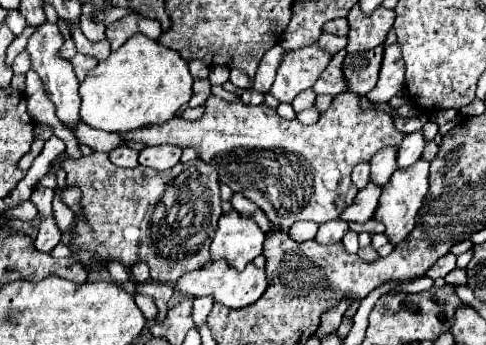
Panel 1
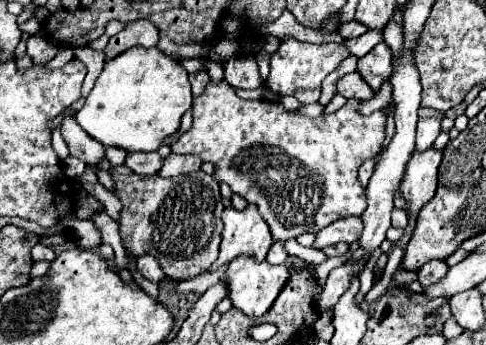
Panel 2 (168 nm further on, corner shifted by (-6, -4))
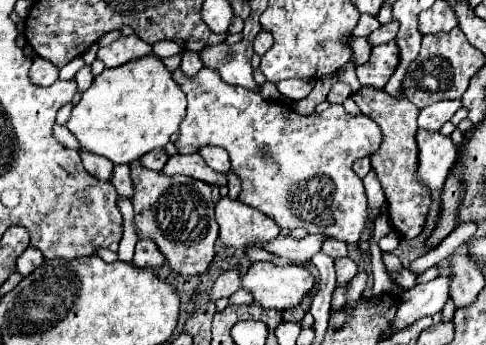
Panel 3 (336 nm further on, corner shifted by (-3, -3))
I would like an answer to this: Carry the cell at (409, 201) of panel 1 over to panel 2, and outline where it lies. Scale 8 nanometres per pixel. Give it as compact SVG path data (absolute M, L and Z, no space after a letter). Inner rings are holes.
M427 149L423 153L415 151L411 163L407 163L407 175L403 177L401 197L405 199L405 211L417 213L425 203L429 203L437 189L437 169L441 163L441 151Z

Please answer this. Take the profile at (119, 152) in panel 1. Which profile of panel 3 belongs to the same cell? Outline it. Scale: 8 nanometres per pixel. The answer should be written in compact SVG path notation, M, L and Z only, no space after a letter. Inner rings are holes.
M156 148L156 150L150 150L148 154L144 154L144 156L140 158L140 162L142 162L142 166L144 166L144 168L150 168L150 170L158 170L158 172L164 168L166 160L168 160L168 154L166 154L166 150L164 150L164 148Z

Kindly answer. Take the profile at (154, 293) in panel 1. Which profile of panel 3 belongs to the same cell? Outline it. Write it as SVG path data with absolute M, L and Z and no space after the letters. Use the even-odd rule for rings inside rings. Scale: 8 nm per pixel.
M228 196L216 204L216 222L220 224L220 242L230 248L244 248L252 240L268 242L280 234L270 216Z

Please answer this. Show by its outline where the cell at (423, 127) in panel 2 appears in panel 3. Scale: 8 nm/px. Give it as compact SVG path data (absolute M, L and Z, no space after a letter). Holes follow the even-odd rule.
M442 100L434 102L432 106L426 106L420 110L418 116L418 126L426 130L440 130L444 122L448 122L454 112L462 106L462 100Z

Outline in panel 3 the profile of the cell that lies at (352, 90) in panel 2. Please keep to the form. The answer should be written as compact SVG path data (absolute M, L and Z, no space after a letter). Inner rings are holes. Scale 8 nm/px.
M362 86L358 94L352 94L354 102L360 106L364 116L370 116L380 128L382 128L382 144L380 148L370 156L372 170L376 172L384 194L388 202L388 216L392 226L402 234L402 238L412 240L416 238L426 224L428 208L432 202L432 192L430 188L418 180L416 170L418 170L418 146L416 146L416 118L420 114L420 108L412 106L406 98L394 98L386 94L384 90Z

